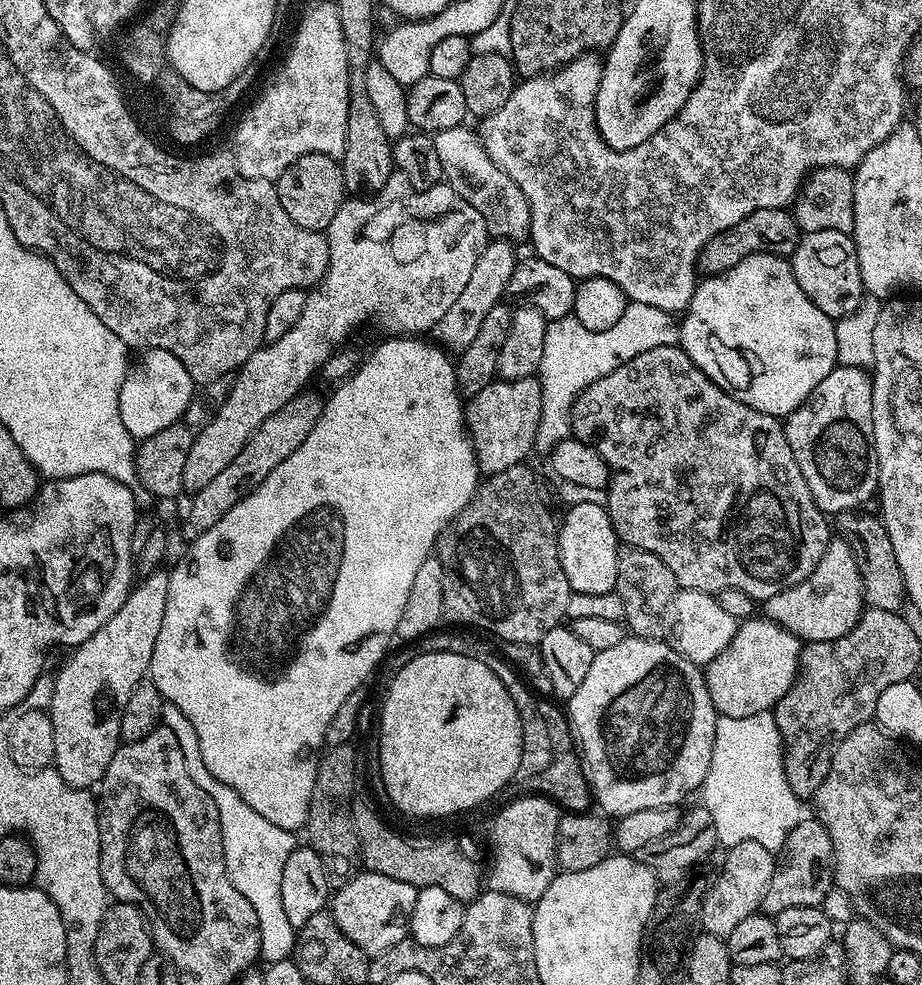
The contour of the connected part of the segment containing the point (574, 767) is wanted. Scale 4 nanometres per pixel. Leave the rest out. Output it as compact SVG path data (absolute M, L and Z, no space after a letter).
M433 630L427 636L420 637L419 640L415 641L415 651L417 653L449 652L450 654L466 654L467 656L472 656L475 660L480 660L486 666L490 666L490 670L494 670L494 674L498 674L498 679L501 680L502 686L506 686L510 698L514 698L514 706L518 710L518 718L522 722L522 758L518 762L518 770L516 771L516 779L514 781L515 787L520 787L519 791L524 794L547 796L549 800L552 800L561 809L567 810L568 812L585 811L593 803L592 792L588 788L588 783L584 777L579 755L574 751L572 730L568 727L567 715L561 709L559 712L555 708L557 705L551 699L548 699L549 701L539 700L538 697L532 696L531 690L520 681L519 674L502 657L495 656L490 649L483 648L478 641L471 640L468 636L459 636L456 632L440 631Z

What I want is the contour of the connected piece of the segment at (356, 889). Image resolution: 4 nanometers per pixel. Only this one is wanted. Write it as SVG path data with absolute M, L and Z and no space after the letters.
M364 870L343 881L339 887L330 896L334 922L338 922L338 930L369 958L390 950L394 942L409 939L418 891L410 882L398 882L398 878L386 878L386 874Z

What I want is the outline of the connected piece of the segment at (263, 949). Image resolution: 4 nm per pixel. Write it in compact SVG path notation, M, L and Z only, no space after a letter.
M165 702L160 715L163 727L174 730L174 738L178 738L178 746L182 746L182 758L186 758L186 770L190 778L218 806L220 825L222 826L222 846L224 847L224 865L228 871L230 882L254 906L254 914L258 914L258 930L260 931L260 960L265 965L289 959L296 951L297 928L290 926L286 918L286 910L282 910L282 866L286 858L298 847L298 840L293 833L282 830L282 826L274 826L274 822L266 822L262 814L250 810L230 786L218 782L210 770L206 770L206 762L202 762L202 750L198 750L198 734L194 734L194 726L190 726L190 718L178 710L178 706Z

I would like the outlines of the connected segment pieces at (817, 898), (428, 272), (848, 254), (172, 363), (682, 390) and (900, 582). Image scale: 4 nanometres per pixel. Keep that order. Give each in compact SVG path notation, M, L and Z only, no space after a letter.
M802 818L786 834L786 842L782 842L780 851L775 853L776 869L770 878L770 886L766 886L766 894L760 903L767 915L775 918L782 910L790 910L794 906L810 906L819 908L822 898L834 886L832 879L832 843L830 834L826 834L826 826L815 818Z
M393 171L388 181L371 198L345 199L330 222L326 235L330 248L326 274L308 292L306 307L302 309L298 322L290 326L290 331L250 354L250 358L235 373L223 406L196 435L190 454L186 454L186 470L182 470L185 493L191 494L207 486L232 461L238 450L246 446L250 434L254 434L254 430L258 430L270 414L282 410L286 402L300 395L307 385L304 383L323 369L324 363L347 341L344 339L355 330L356 324L362 323L367 316L376 316L376 324L384 334L411 336L431 333L438 318L442 318L458 294L462 294L478 263L478 254L490 239L482 214L478 214L466 198L455 192L451 184L441 182L430 190L414 190L414 186L410 186L404 175L397 171Z
M814 230L803 233L798 246L792 251L790 263L794 278L798 278L798 286L802 286L802 294L806 294L806 298L810 298L810 302L814 302L814 306L818 306L818 310L822 310L822 314L826 314L834 322L849 316L860 305L861 300L865 299L866 293L858 266L856 242L847 232Z
M149 348L139 356L142 357L137 361L135 359L129 365L126 378L123 379L122 388L119 390L119 413L122 417L122 424L136 440L152 437L160 430L168 429L184 416L196 397L196 385L190 377L190 372L170 351Z
M671 344L658 346L654 350L646 350L638 354L638 358L625 360L610 374L598 378L598 382L590 382L582 394L574 402L570 410L570 426L572 436L585 442L594 442L596 453L608 463L609 477L607 491L608 517L616 531L616 538L621 545L630 548L641 548L666 562L670 566L670 574L674 574L680 588L693 588L699 592L717 593L727 588L746 590L753 600L763 602L774 594L802 582L818 566L822 554L828 549L830 539L830 520L826 513L814 502L810 494L810 486L806 486L806 478L802 478L802 470L798 470L798 462L790 450L790 442L784 437L784 425L777 417L762 414L726 394L711 380L707 374L684 352L684 349Z
M868 510L838 512L834 516L834 528L839 539L845 540L850 550L856 555L858 570L864 580L864 602L869 608L900 612L906 604L904 579L898 566L898 558L894 558L894 546L890 542L890 534L886 534L886 526L879 515L872 516Z

